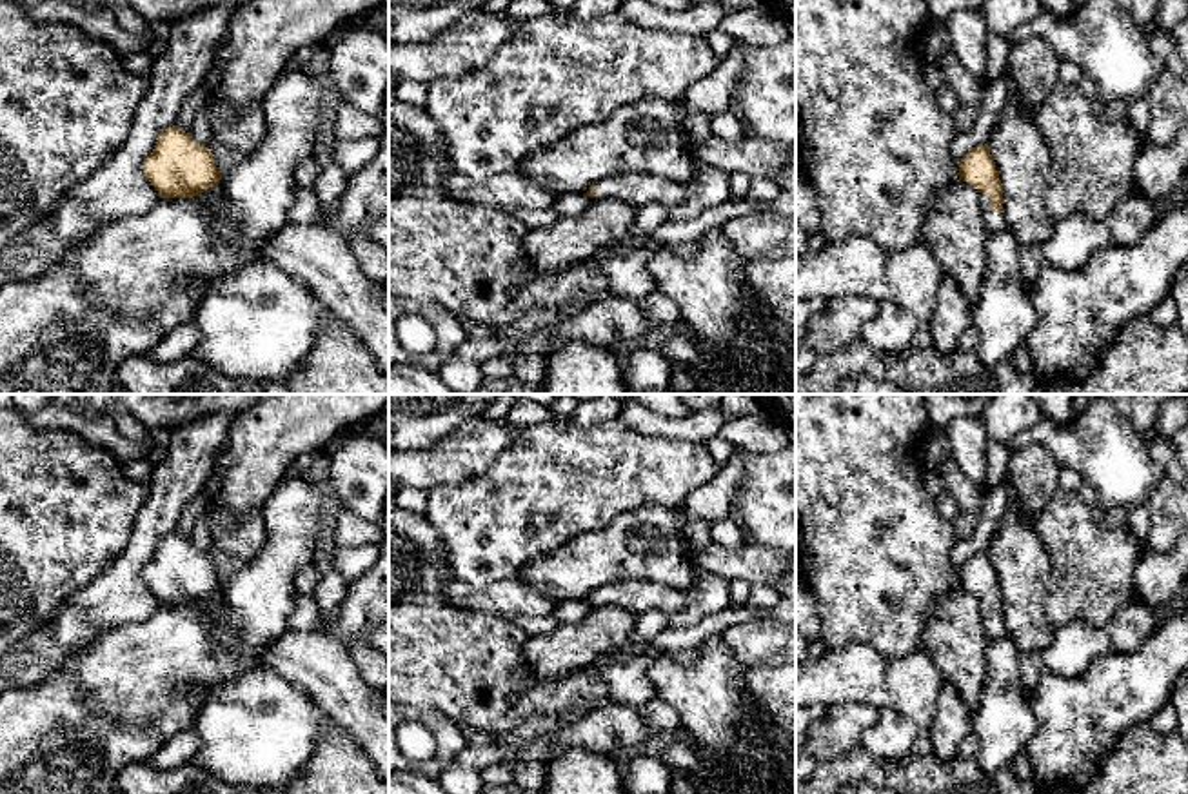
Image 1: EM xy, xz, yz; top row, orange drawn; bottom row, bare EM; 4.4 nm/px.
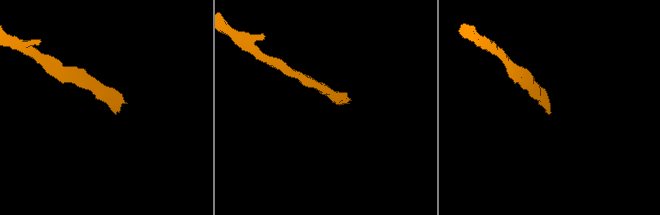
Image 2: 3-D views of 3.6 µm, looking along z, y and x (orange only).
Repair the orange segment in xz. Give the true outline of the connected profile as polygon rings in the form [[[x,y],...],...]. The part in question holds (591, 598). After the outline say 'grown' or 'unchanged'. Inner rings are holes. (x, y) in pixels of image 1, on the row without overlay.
[[[616,580],[589,594],[592,607],[619,605],[639,616],[648,610],[674,614],[683,610],[694,596],[696,581],[683,591],[643,580]]]; grown

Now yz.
[[[988,552],[970,556],[957,567],[957,572],[959,587],[974,592],[981,600],[981,618],[988,640],[997,641],[1008,636],[1003,616],[1003,591]]]; grown

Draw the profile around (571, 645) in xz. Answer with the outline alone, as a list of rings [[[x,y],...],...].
[[[619,605],[592,607],[581,620],[559,623],[550,634],[525,636],[523,658],[536,680],[567,674],[627,643],[634,623],[636,616]]]

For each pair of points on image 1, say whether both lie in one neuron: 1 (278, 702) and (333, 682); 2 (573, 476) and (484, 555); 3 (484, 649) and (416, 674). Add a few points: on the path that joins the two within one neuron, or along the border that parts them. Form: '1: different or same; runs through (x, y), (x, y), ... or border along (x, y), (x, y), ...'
1: different; border along (271, 667), (296, 684), (335, 722)
2: same; runs through (551, 487), (505, 533)
3: same; runs through (467, 662), (433, 662)

